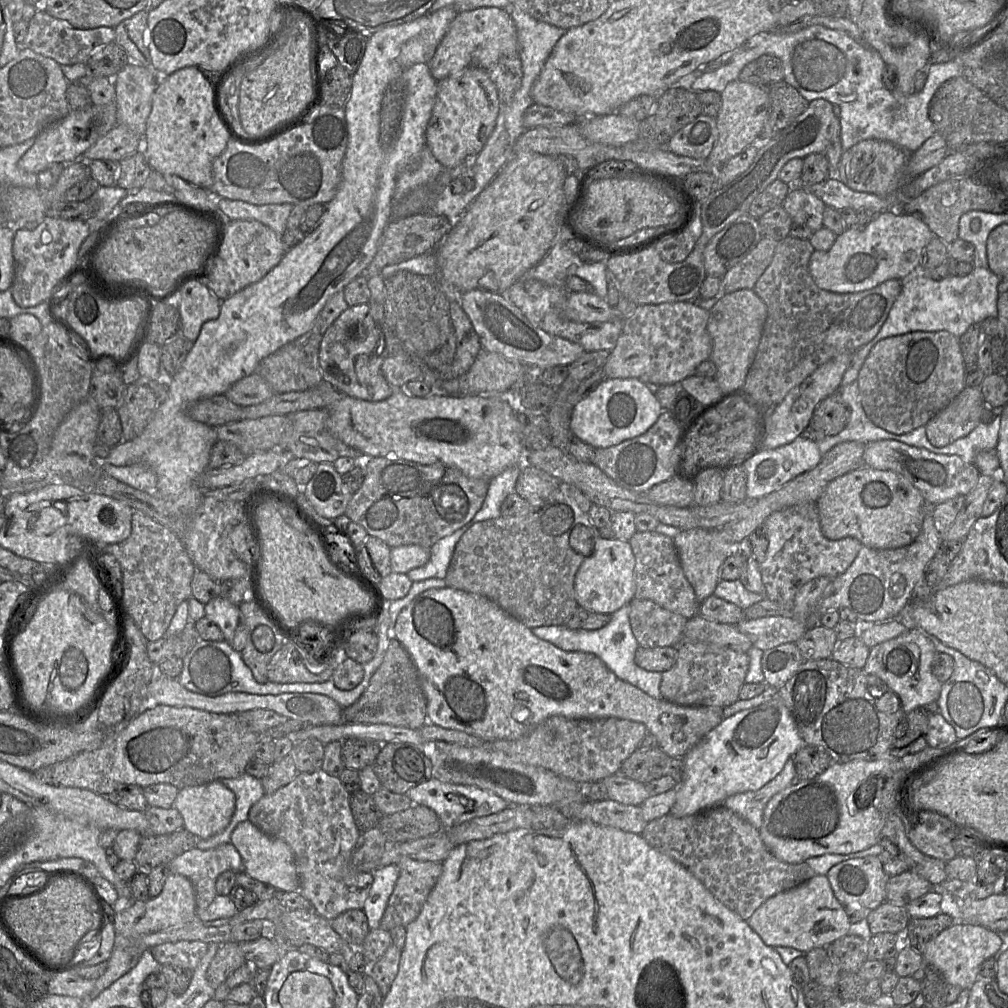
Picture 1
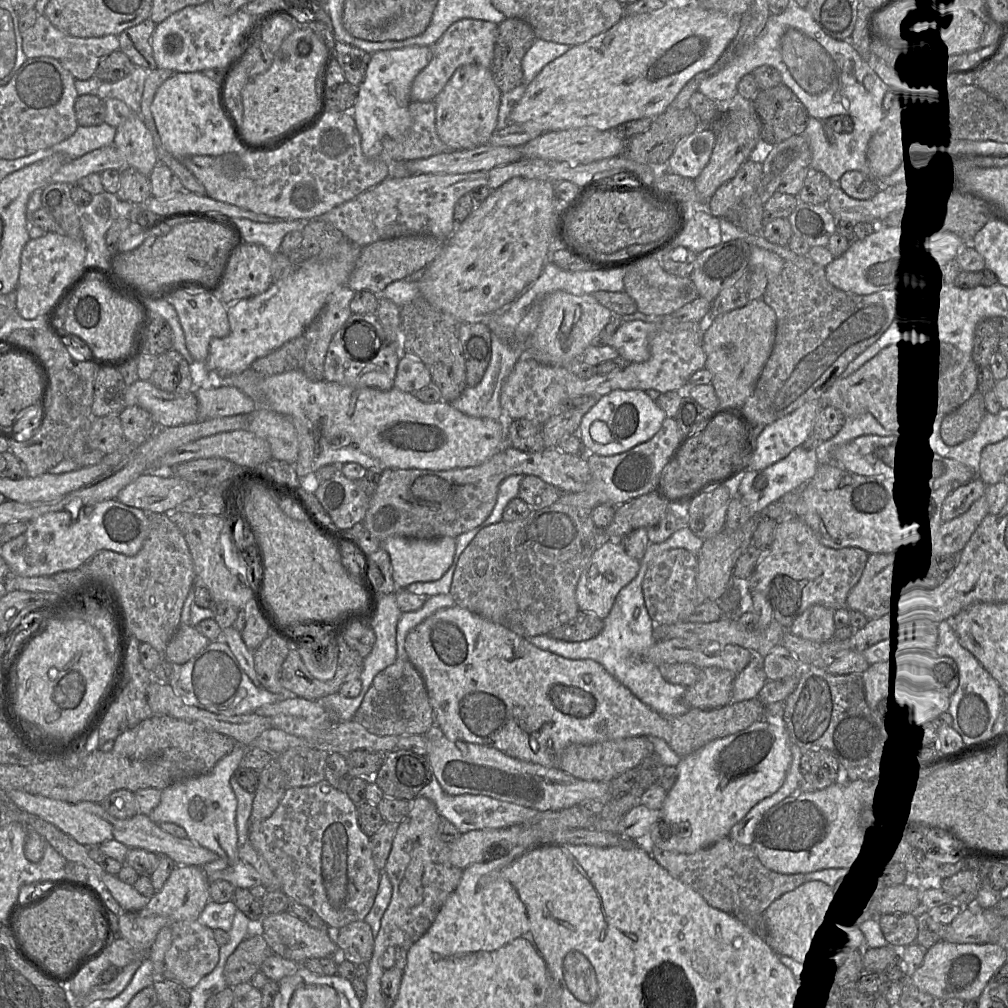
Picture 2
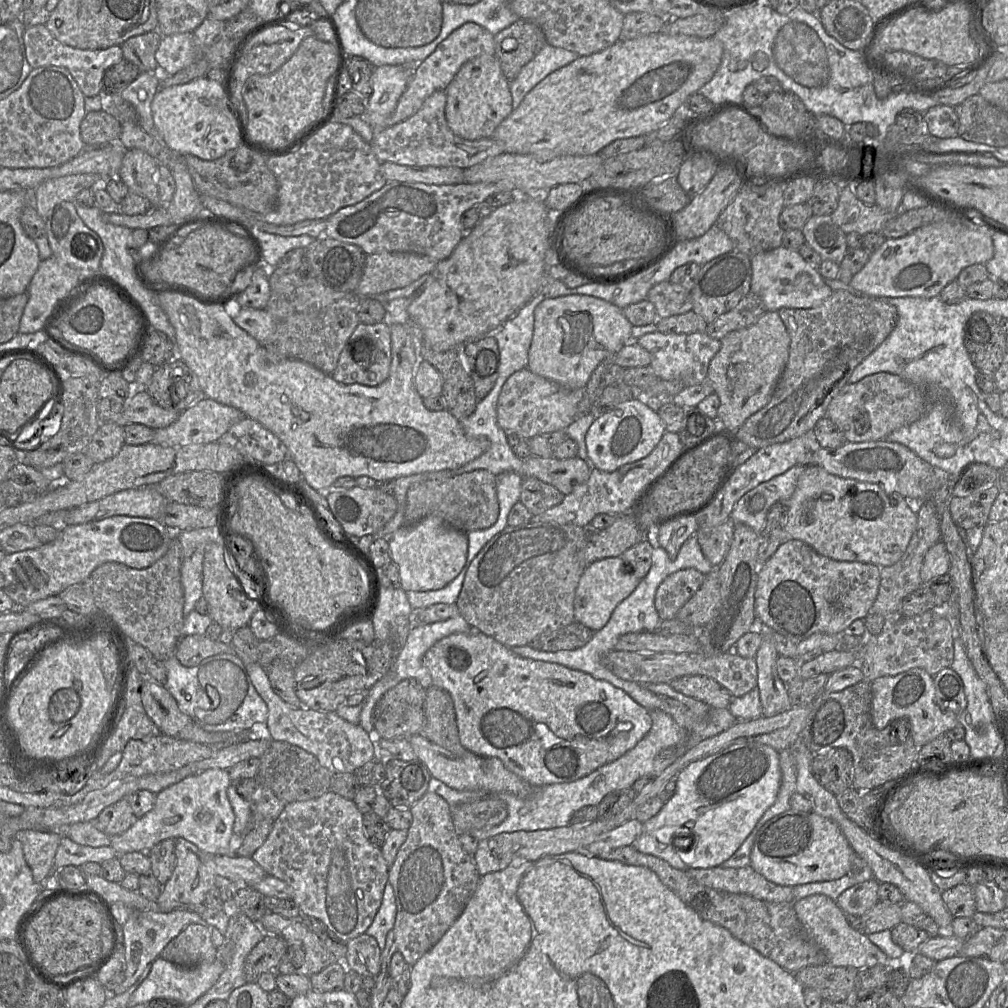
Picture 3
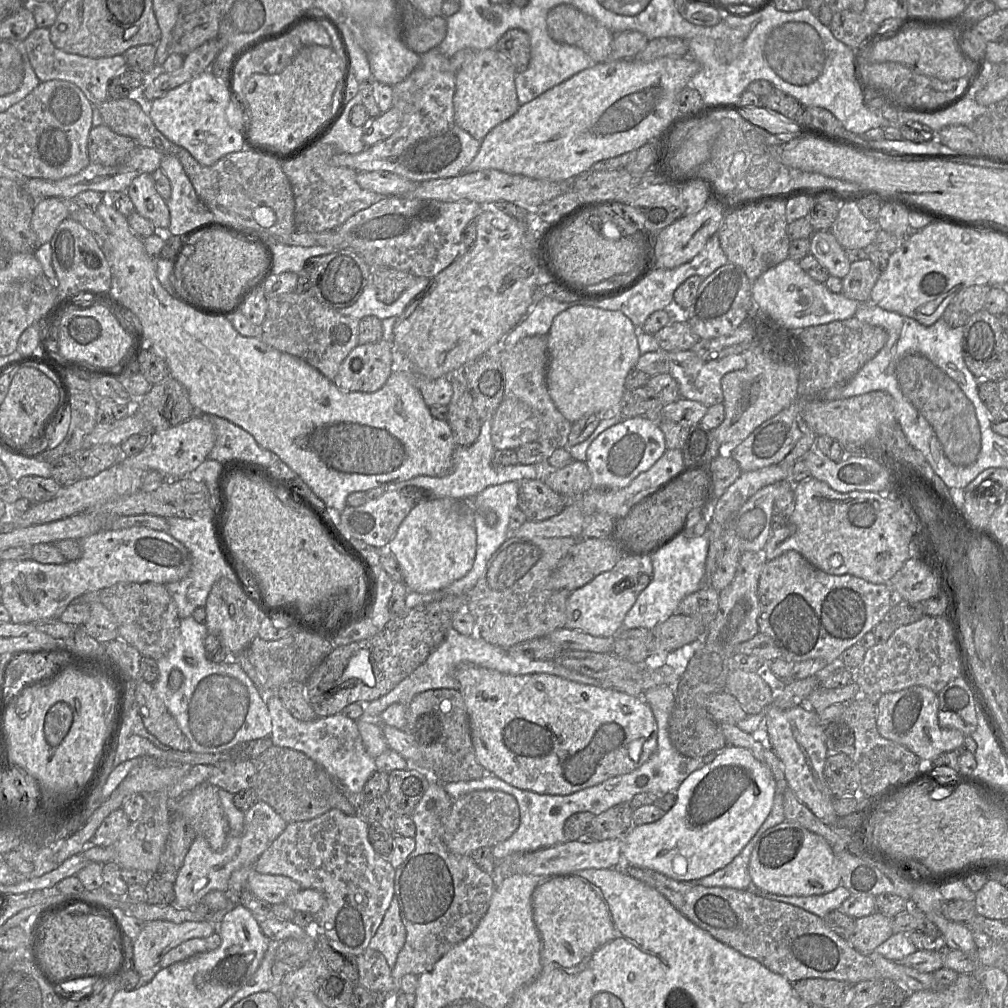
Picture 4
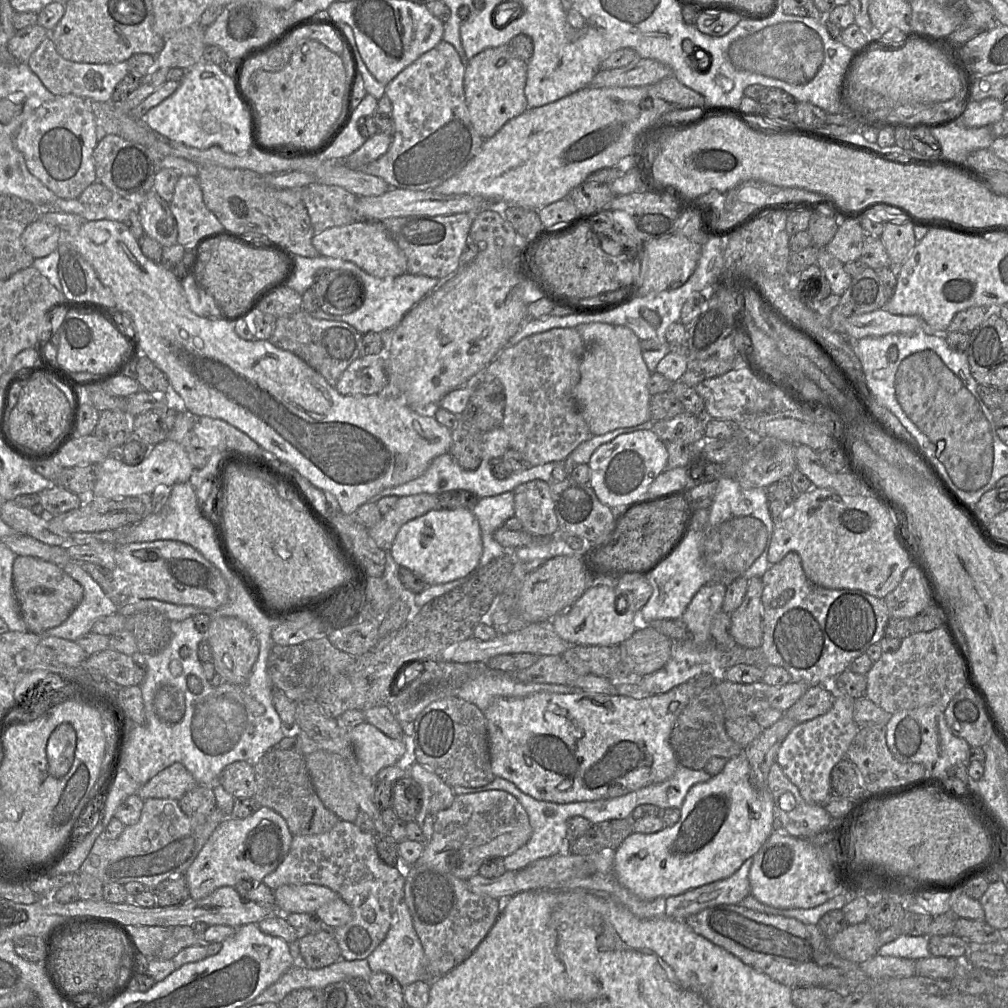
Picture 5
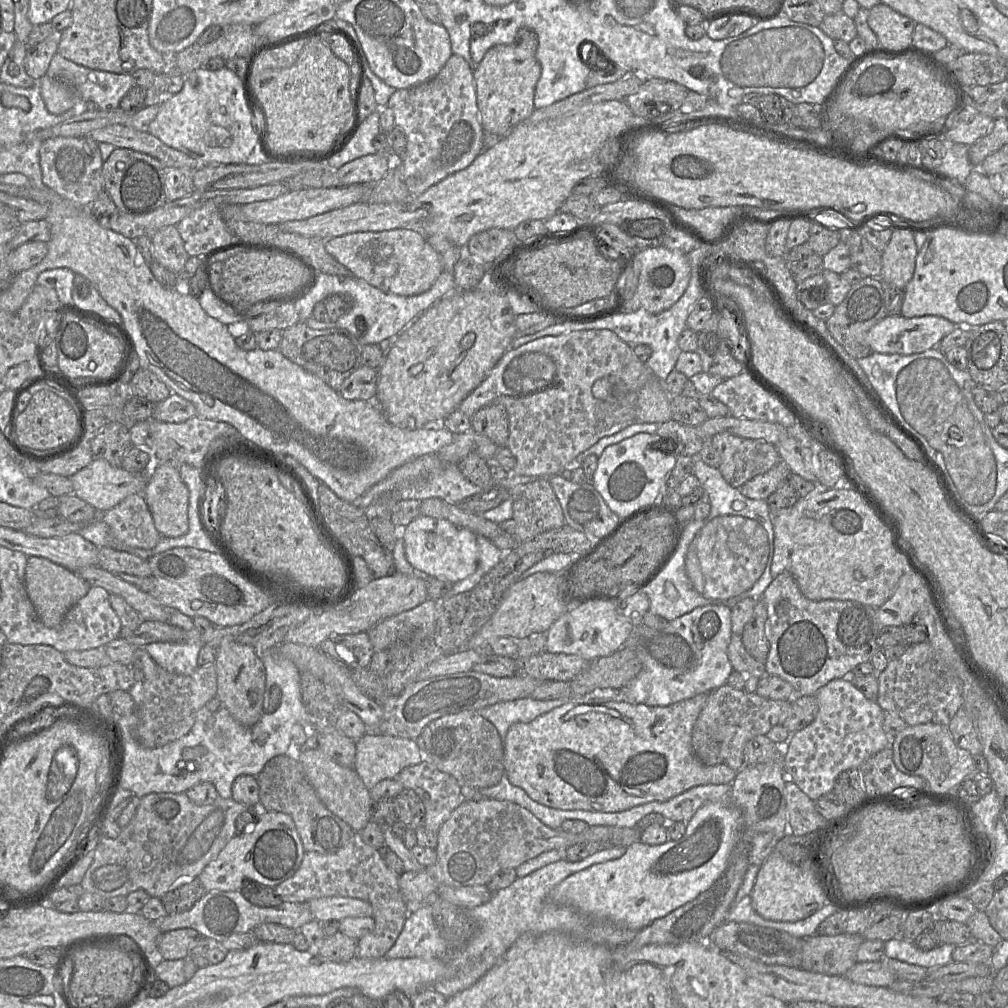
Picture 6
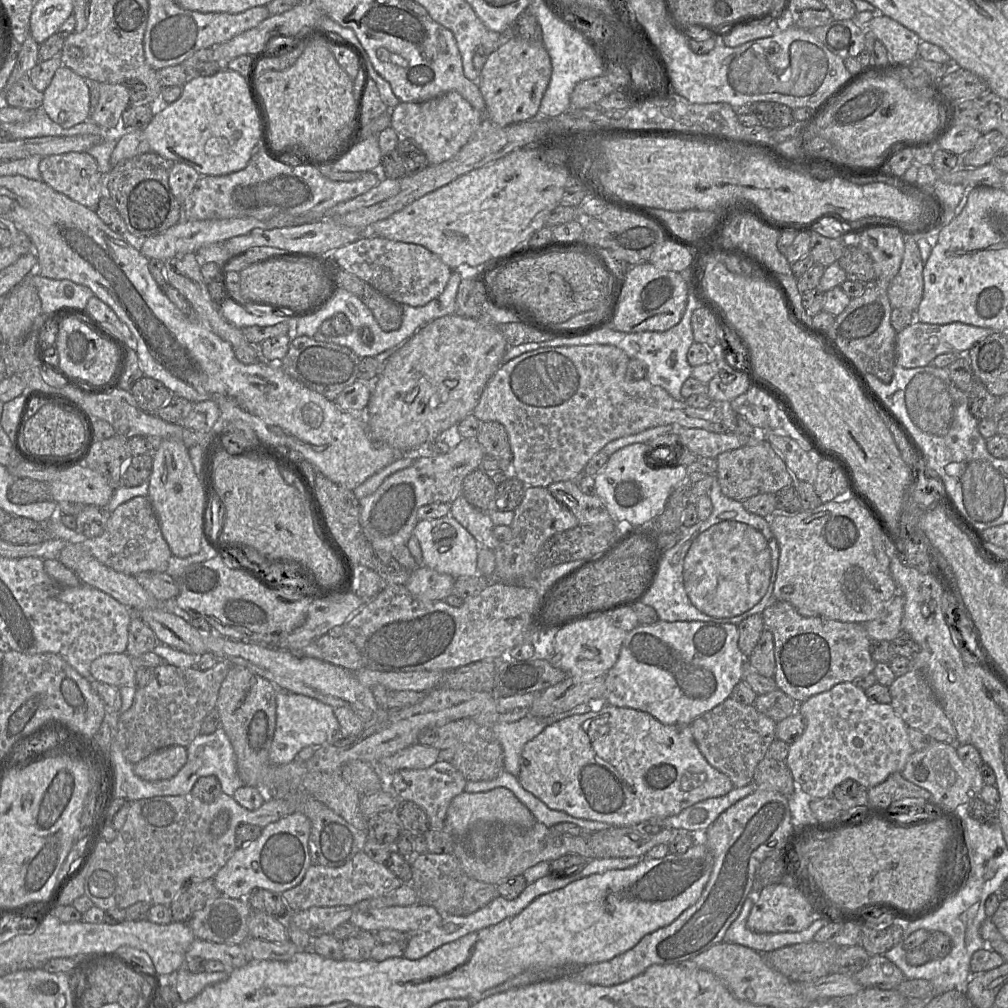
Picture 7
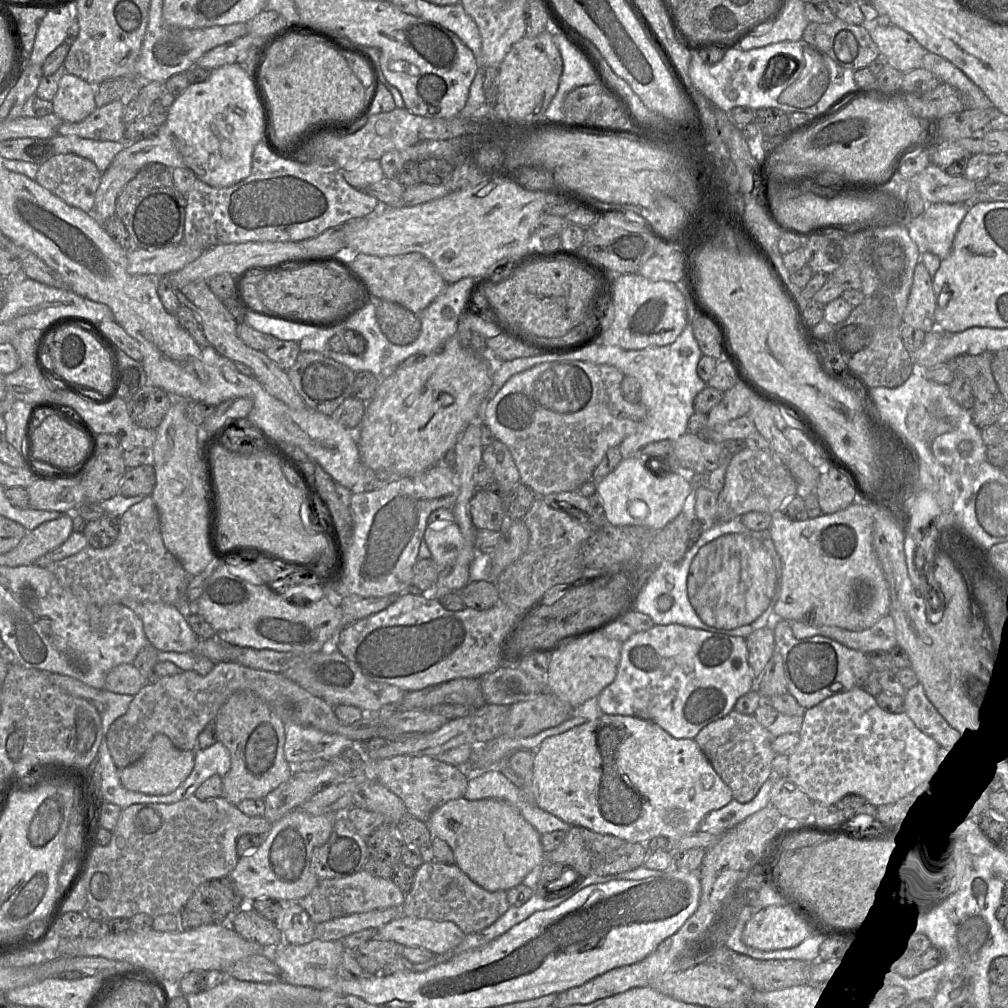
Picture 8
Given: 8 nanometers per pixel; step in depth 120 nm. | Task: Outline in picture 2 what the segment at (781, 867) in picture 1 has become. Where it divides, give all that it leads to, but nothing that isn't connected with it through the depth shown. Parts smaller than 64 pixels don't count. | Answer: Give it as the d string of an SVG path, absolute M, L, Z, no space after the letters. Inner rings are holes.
M729 836L692 854L667 851L656 846L650 846L650 854L672 877L699 893L710 906L731 915L762 915L772 902L806 881L805 873L781 874L766 868L759 860L752 845L742 845L733 841Z

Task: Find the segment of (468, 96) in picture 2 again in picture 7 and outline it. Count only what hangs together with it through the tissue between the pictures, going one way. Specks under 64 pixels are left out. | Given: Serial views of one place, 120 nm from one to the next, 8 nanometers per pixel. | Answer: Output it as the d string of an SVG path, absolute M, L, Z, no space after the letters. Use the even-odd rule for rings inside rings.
M511 36L488 56L479 73L477 85L486 106L485 118L499 126L507 126L535 117L549 84L551 72L551 60L542 43L530 43L517 36Z

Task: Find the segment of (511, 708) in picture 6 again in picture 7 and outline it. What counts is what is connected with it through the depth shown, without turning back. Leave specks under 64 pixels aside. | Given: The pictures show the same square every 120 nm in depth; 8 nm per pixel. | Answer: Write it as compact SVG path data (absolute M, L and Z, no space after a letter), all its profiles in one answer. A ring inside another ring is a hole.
M528 714L515 722L492 726L491 729L504 753L504 771L518 777L524 746L540 733L543 724L548 723L549 719L550 717L537 718Z

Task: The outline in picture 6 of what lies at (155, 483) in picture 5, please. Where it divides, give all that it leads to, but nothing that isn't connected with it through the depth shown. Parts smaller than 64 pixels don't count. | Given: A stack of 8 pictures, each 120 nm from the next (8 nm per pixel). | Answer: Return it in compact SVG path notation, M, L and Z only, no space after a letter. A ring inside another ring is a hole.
M94 459L88 466L70 477L73 494L93 506L99 512L106 512L132 494L143 494L153 475L153 464L141 473L131 473L122 466L114 466L105 459Z

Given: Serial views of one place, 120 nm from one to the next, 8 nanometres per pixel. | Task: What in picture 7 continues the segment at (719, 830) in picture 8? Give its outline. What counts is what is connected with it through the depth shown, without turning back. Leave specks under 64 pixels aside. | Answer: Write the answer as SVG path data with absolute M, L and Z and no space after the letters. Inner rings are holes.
M751 782L743 787L733 787L727 794L693 804L675 816L654 822L663 829L688 832L700 836L730 806L758 789Z

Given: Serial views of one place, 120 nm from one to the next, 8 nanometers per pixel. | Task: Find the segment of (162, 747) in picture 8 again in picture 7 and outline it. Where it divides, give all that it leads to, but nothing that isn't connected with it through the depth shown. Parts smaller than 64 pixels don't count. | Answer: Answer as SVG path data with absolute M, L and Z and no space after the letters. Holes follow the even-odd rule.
M174 745L162 748L133 765L135 774L147 781L175 776L187 762L187 749Z

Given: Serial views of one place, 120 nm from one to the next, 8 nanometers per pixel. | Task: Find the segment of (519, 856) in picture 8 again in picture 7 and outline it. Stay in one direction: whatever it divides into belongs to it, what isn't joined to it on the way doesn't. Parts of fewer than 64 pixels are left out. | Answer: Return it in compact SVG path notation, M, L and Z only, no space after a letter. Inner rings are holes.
M496 788L487 792L463 792L453 798L448 806L445 828L454 838L463 837L473 826L479 823L504 823L530 829L536 820L530 811L505 788Z

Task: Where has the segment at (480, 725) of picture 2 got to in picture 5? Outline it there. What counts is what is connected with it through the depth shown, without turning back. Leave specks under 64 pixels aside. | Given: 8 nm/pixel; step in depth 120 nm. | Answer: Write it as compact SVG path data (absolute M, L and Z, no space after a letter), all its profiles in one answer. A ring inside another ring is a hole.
M702 674L667 693L645 698L573 691L495 699L483 712L491 769L496 777L512 782L534 799L557 804L615 798L666 781L678 767L670 745L674 724L690 700L715 683L712 675Z

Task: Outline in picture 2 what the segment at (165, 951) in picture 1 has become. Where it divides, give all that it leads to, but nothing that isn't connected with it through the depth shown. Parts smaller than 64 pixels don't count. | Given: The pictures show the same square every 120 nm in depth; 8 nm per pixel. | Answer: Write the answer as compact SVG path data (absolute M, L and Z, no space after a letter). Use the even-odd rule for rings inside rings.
M198 920L173 922L171 946L165 954L164 978L172 978L188 989L196 986L200 980L209 974L220 959L220 945L215 940L213 931Z

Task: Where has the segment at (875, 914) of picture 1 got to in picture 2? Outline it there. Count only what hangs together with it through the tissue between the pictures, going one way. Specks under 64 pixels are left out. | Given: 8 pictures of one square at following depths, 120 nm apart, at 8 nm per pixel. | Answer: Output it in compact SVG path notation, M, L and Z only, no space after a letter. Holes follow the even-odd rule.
M893 914L877 919L880 930L889 945L905 948L915 943L918 925L915 914Z

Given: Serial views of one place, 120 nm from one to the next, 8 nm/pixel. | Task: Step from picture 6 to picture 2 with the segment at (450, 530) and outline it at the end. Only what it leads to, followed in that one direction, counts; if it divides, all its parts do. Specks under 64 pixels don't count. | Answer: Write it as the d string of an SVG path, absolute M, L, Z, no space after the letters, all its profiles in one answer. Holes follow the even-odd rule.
M392 536L381 542L391 559L396 589L407 588L415 582L431 582L440 579L451 567L456 551L456 539L449 536L428 540Z

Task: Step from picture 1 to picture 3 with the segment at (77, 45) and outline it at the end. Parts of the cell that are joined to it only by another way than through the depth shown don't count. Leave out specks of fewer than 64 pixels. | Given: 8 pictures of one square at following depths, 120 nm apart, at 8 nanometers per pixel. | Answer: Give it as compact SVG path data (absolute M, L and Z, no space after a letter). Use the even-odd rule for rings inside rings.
M45 24L25 28L23 33L26 58L32 68L44 66L58 66L66 68L85 97L99 95L102 90L102 81L105 71L111 66L119 63L123 58L120 45L111 46L106 49L79 49L68 46L58 41L49 31Z

